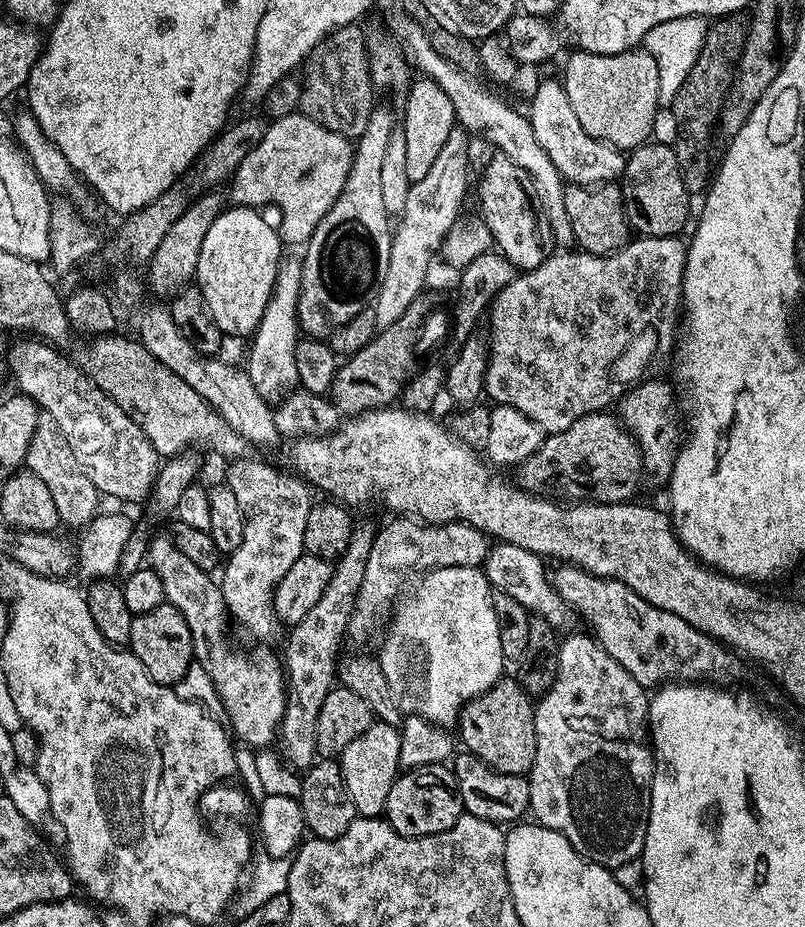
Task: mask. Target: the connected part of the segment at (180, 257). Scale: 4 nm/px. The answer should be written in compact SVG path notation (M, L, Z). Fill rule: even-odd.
M204 190L199 193L200 197L193 199L189 203L188 208L177 218L174 226L170 226L170 230L166 230L166 238L162 238L162 242L158 242L158 250L154 250L152 259L146 265L148 271L148 280L146 279L146 288L149 293L153 292L153 297L171 298L176 293L189 287L195 281L196 267L198 266L198 254L202 254L202 238L206 238L206 230L210 230L210 226L214 226L214 218L218 218L226 207L226 196L220 190Z

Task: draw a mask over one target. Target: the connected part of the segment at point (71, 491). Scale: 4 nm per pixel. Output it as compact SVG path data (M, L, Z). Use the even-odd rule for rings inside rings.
M41 414L36 423L34 438L28 447L26 461L27 471L38 474L42 482L46 482L46 490L50 490L50 498L54 498L54 506L58 506L61 525L73 524L77 530L84 530L101 511L102 493L90 482L86 470L78 466L78 458L74 458L74 450L70 450L70 442L66 442L66 434L58 430L58 422L46 414Z

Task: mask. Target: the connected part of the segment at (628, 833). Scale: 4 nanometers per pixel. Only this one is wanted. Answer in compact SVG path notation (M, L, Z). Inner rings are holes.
M591 635L568 636L560 640L560 653L558 654L558 674L550 686L550 690L535 701L534 707L534 734L536 735L536 753L534 766L528 771L528 785L530 786L530 812L535 823L543 828L554 830L562 834L586 859L601 864L604 868L616 869L623 863L640 859L640 851L646 842L646 826L650 818L650 790L652 789L652 775L655 762L652 761L650 747L650 733L648 730L648 701L649 693L634 678L630 678L628 671L606 650L597 644Z

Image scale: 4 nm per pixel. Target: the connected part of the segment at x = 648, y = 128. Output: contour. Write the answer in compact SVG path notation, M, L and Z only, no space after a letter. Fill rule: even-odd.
M579 50L573 53L564 64L562 83L578 122L582 122L582 130L621 150L649 143L655 114L662 108L658 62L643 50L623 52L617 56L599 56Z

